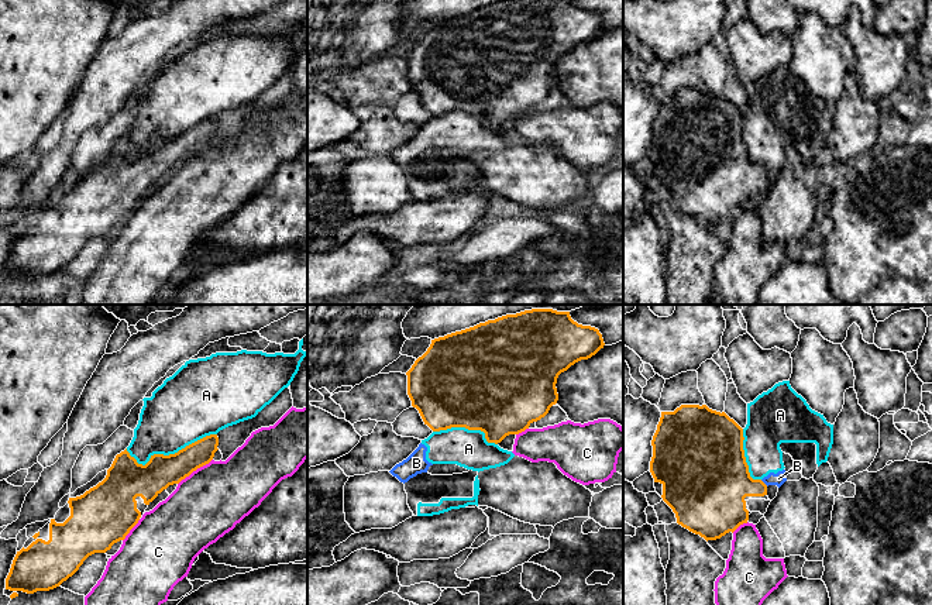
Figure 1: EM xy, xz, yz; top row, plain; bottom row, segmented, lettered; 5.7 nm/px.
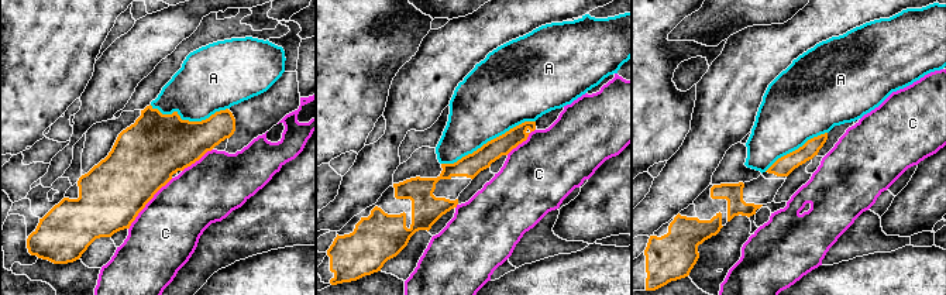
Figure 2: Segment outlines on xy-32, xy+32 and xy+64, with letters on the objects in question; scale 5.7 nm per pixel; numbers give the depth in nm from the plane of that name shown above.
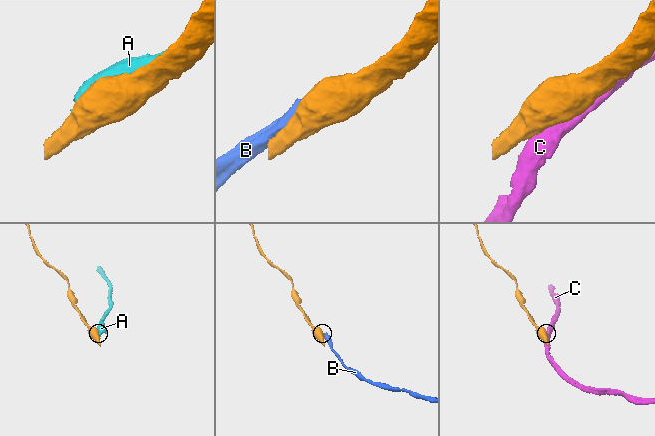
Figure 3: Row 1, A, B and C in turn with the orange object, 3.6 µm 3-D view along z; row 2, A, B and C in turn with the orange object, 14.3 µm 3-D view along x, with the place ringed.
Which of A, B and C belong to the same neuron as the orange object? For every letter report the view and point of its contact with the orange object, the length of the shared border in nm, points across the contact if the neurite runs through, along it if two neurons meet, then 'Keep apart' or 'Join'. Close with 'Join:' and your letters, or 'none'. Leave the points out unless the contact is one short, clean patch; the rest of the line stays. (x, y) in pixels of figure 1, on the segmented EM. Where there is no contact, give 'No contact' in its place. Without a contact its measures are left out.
A: Touches orange at xy (171, 454). Shared border 550 nm. Keep apart
B: Touches orange at yz (763, 483). Shared border 60 nm. Keep apart
C: Touches orange at xy (195, 470). Shared border 240 nm. Keep apart
Join: none

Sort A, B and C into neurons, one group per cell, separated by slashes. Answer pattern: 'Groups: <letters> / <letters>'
Groups: A B / C

